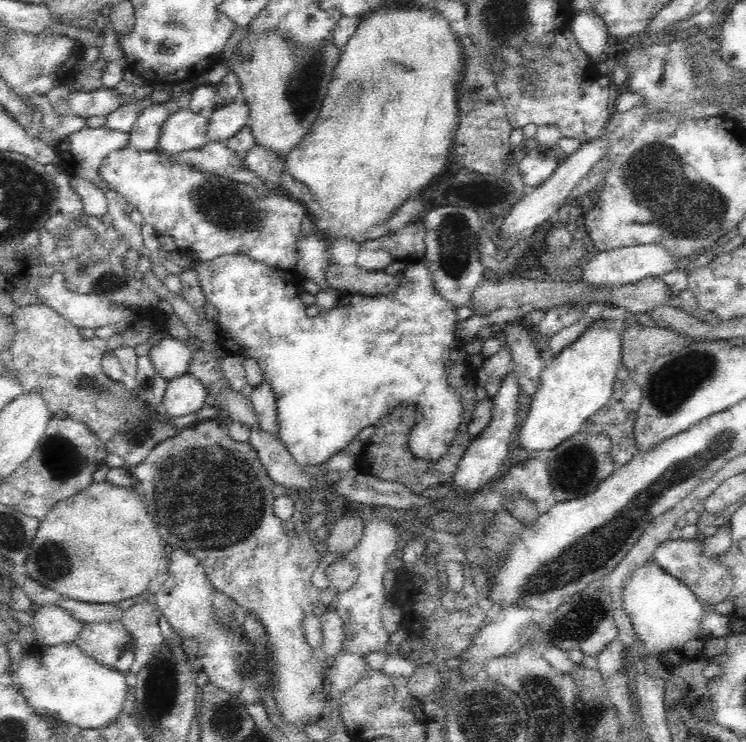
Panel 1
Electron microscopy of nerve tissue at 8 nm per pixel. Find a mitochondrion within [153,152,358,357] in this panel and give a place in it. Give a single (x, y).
(225, 206)

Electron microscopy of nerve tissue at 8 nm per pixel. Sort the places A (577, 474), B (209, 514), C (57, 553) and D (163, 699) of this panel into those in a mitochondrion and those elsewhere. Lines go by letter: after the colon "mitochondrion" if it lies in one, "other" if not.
A: mitochondrion
B: mitochondrion
C: mitochondrion
D: mitochondrion

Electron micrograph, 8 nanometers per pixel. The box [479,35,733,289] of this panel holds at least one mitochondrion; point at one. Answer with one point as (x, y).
(699, 210)

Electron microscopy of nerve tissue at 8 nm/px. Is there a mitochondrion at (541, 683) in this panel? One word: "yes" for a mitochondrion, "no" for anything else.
yes

